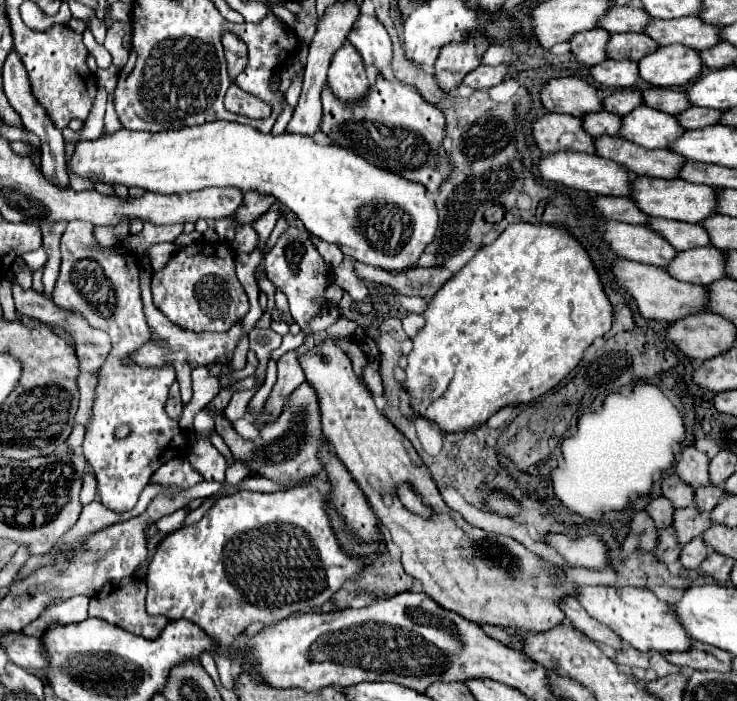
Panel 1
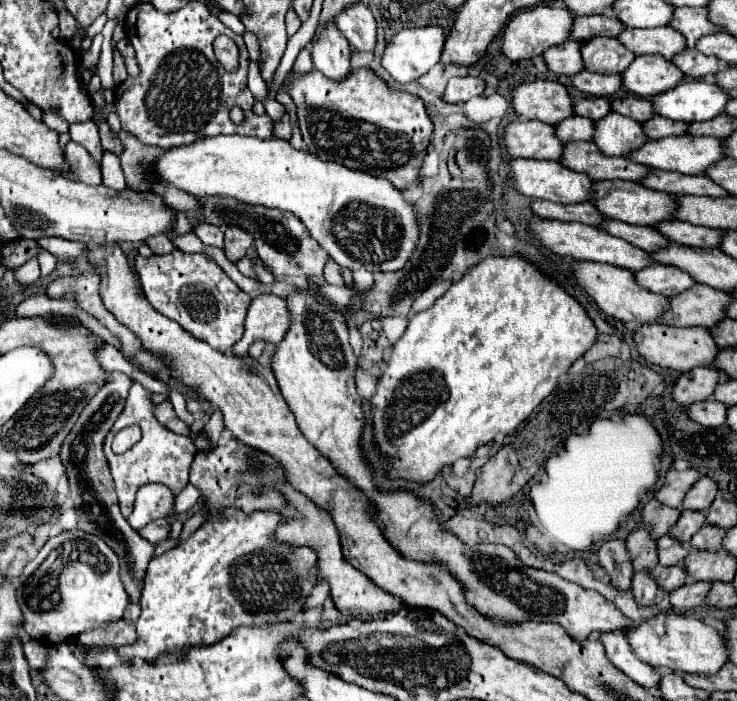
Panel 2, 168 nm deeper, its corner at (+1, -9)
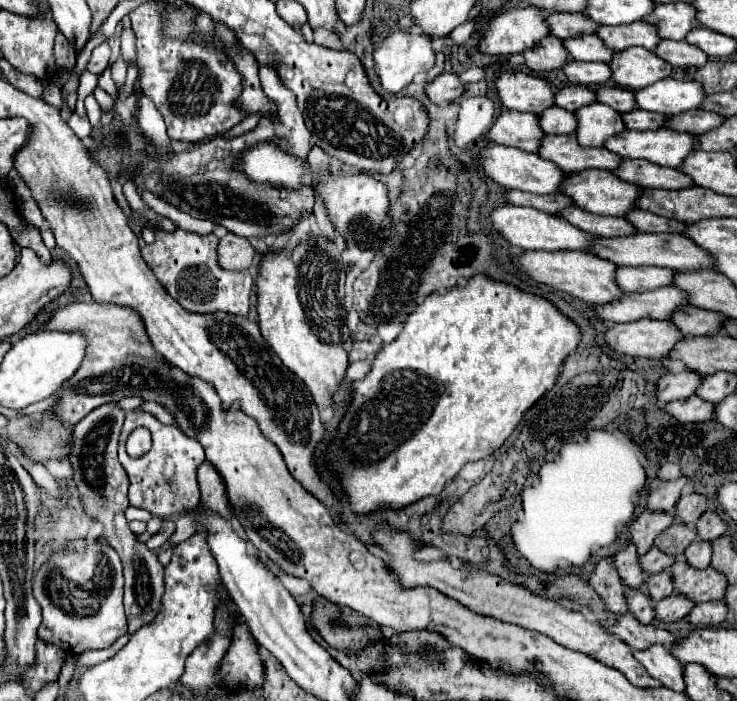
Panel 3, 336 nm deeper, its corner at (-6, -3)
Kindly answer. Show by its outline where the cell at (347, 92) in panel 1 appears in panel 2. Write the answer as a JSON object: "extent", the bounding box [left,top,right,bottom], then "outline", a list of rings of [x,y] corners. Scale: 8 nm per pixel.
{"extent":[311,21,351,79],"outline":[[[327,21],[323,31],[311,39],[311,57],[317,71],[327,75],[329,79],[343,79],[351,71],[351,47],[347,39],[337,29],[335,21]]]}

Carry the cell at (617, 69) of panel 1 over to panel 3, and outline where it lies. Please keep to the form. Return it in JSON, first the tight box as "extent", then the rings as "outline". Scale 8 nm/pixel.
{"extent":[562,61,612,85],"outline":[[[570,61],[562,67],[562,71],[566,73],[568,81],[574,85],[602,85],[612,77],[612,71],[608,69],[606,63],[578,63],[578,61]]]}

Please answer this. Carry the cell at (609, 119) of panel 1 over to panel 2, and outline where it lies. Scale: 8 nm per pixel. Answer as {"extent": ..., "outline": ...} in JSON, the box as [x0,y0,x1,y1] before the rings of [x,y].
{"extent":[555,117,591,143],"outline":[[[567,117],[563,121],[559,121],[555,125],[555,135],[563,141],[563,143],[569,143],[569,141],[591,141],[591,119],[583,119],[583,117]]]}

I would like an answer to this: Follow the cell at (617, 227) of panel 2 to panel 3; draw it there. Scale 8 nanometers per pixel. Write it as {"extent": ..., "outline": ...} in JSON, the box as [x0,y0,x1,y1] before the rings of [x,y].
{"extent":[560,207,636,237],"outline":[[[570,207],[564,209],[560,213],[566,221],[570,221],[572,225],[600,235],[600,237],[626,237],[626,233],[636,233],[634,225],[630,225],[630,221],[624,221],[622,217],[608,217],[608,215],[594,215],[588,213],[580,207]]]}

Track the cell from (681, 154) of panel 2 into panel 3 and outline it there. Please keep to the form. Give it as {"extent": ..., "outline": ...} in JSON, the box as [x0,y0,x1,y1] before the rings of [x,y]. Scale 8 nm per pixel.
{"extent":[606,129,698,167],"outline":[[[674,129],[656,131],[622,131],[618,137],[606,141],[606,149],[624,159],[648,159],[666,167],[680,167],[694,151],[698,135],[678,133]]]}

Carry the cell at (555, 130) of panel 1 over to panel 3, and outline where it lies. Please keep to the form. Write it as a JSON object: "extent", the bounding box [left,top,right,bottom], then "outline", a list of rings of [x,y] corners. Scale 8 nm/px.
{"extent":[488,111,544,153],"outline":[[[504,111],[488,131],[488,139],[530,153],[538,153],[542,137],[544,133],[542,127],[538,125],[538,115],[522,111]]]}

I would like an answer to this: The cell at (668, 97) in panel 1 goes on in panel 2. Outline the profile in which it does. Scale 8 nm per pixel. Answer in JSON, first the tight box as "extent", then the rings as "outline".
{"extent":[611,97,651,123],"outline":[[[627,97],[627,99],[611,99],[611,111],[631,117],[639,123],[651,119],[651,103],[641,97]]]}

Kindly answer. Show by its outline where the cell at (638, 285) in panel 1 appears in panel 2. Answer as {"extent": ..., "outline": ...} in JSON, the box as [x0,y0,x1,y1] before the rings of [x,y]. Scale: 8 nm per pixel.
{"extent":[573,261,667,323],"outline":[[[575,261],[573,263],[573,275],[577,285],[595,301],[595,305],[607,313],[609,317],[615,317],[623,323],[653,323],[665,309],[667,309],[667,297],[651,295],[649,291],[639,289],[639,285],[633,279],[633,273],[615,265],[607,263],[593,263],[593,261]]]}

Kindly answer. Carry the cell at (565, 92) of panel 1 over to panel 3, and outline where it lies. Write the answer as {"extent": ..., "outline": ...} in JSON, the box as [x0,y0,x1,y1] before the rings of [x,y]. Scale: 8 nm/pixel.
{"extent":[496,73,554,115],"outline":[[[502,73],[496,81],[502,105],[516,111],[528,111],[540,115],[548,107],[554,107],[554,87],[548,81],[528,73]]]}

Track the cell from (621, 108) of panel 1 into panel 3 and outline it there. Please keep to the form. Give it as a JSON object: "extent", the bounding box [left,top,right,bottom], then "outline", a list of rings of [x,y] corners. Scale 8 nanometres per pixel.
{"extent":[556,85,596,111],"outline":[[[570,85],[556,93],[556,105],[568,111],[574,111],[574,109],[580,109],[582,105],[592,105],[592,103],[596,103],[596,93],[588,87]]]}

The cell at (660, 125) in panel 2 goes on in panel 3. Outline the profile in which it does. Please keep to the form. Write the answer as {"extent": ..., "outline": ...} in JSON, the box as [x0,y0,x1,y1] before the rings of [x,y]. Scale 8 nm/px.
{"extent":[622,109,668,131],"outline":[[[634,109],[630,113],[622,115],[626,129],[636,129],[636,131],[656,131],[666,125],[668,117],[662,117],[662,113],[650,113],[642,109]]]}

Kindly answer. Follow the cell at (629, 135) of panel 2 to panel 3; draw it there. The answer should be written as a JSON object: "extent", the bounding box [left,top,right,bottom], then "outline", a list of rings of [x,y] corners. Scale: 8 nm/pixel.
{"extent":[576,103,622,147],"outline":[[[592,103],[576,111],[578,117],[578,143],[584,147],[604,147],[604,143],[622,133],[622,115],[602,103]]]}

